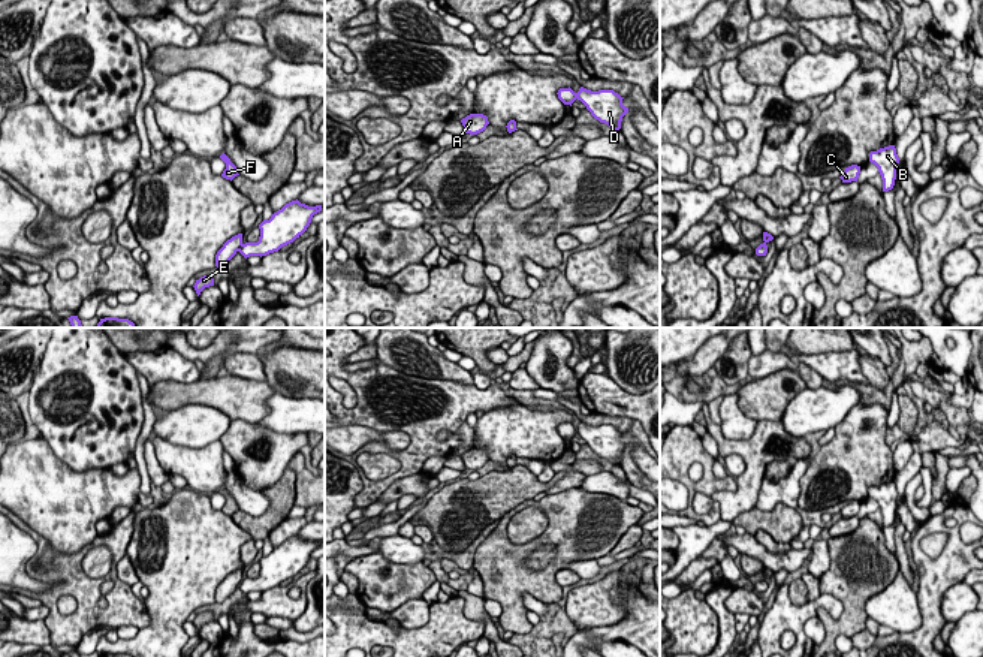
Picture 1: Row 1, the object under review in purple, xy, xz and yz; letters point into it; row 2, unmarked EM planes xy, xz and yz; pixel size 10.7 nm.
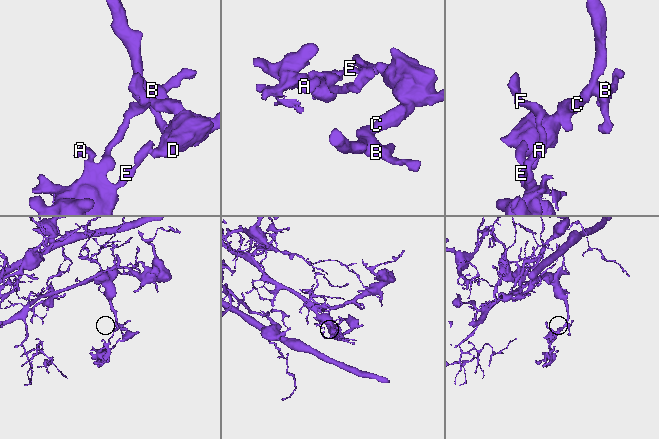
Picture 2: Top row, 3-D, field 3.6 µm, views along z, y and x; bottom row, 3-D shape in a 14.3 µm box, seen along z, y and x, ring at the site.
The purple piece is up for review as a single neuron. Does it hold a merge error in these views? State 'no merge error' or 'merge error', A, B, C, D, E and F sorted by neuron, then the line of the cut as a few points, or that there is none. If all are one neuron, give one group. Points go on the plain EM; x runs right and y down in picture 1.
merge error; groups A E F / B C D; cut xy (243, 579), (238, 585)

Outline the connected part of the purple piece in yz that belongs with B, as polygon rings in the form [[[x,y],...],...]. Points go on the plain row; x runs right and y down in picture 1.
[[[895,480],[871,486],[869,497],[878,503],[878,507],[883,515],[883,527],[892,525],[895,521],[896,503],[899,498]]]

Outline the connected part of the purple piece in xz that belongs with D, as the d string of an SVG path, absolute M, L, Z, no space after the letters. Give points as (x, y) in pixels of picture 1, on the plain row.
M584 422L576 428L591 450L600 458L607 459L612 465L621 464L622 452L628 447L628 443L622 440L622 434L613 425L591 427Z

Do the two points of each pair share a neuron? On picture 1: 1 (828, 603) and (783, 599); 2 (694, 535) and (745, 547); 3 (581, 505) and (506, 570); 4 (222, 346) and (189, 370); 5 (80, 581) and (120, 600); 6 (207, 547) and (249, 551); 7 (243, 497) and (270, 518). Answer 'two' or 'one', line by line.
1: one
2: two
3: one
4: two
5: one
6: two
7: two

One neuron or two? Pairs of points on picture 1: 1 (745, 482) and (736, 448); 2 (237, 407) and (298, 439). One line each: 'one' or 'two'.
1: one
2: two

